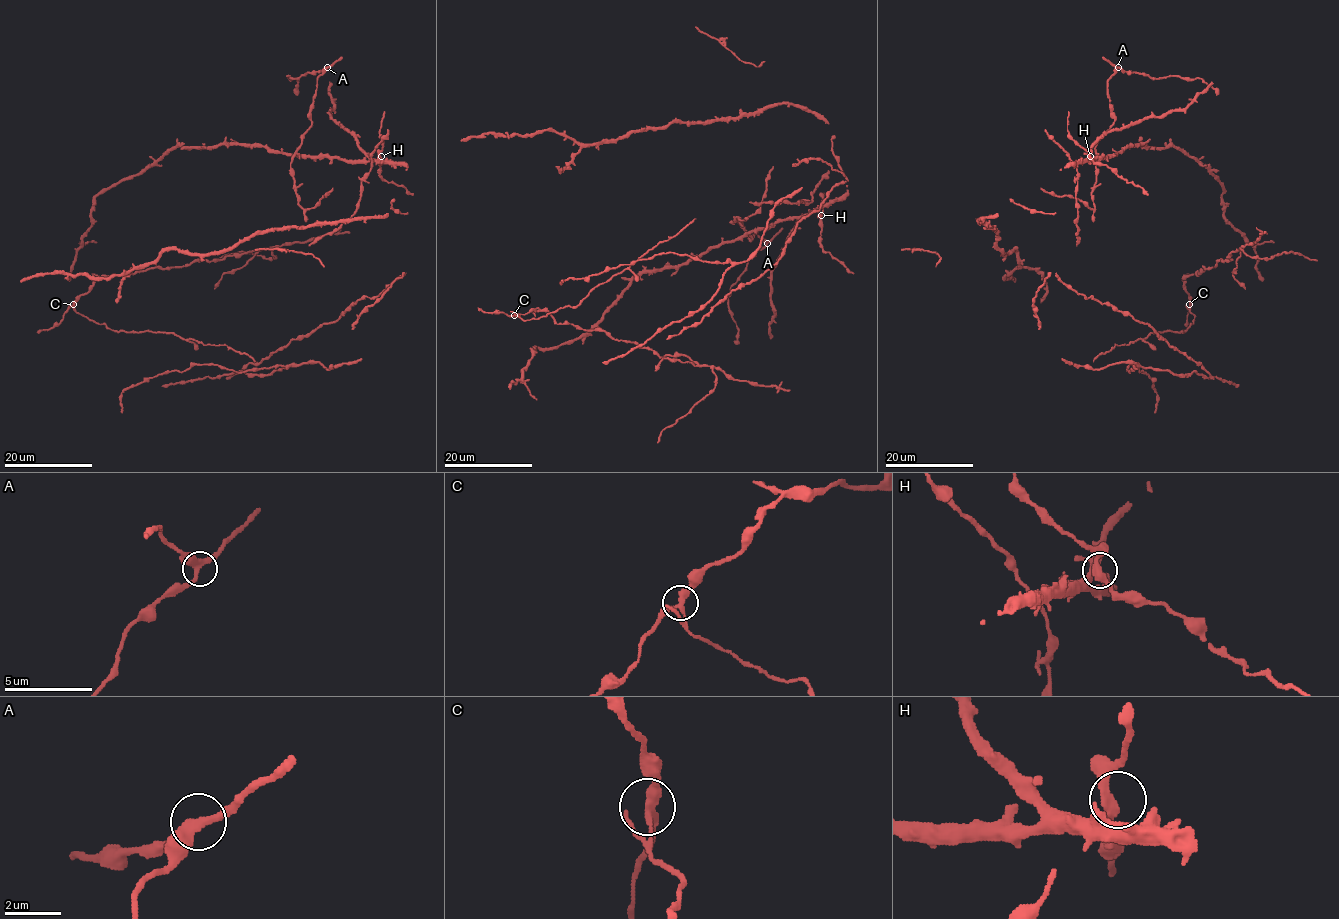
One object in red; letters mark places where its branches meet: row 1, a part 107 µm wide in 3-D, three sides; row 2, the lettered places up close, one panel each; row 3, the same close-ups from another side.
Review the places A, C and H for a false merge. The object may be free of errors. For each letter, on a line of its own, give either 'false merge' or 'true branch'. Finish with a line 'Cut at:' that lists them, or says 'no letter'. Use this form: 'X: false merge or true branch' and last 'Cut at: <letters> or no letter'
A: true branch
C: false merge
H: true branch
Cut at: C

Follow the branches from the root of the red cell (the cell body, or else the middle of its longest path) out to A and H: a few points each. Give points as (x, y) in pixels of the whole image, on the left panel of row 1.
A: (94, 219), (99, 194), (178, 146), (260, 144), (305, 156), (297, 150), (311, 124), (317, 78), (327, 67)
H: (94, 219), (91, 206), (99, 194), (141, 174), (178, 146), (260, 144), (286, 154), (365, 161), (381, 156)

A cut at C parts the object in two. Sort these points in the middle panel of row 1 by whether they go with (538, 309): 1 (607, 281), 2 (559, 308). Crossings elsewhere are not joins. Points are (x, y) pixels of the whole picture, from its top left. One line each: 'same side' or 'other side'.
1: other side
2: other side

